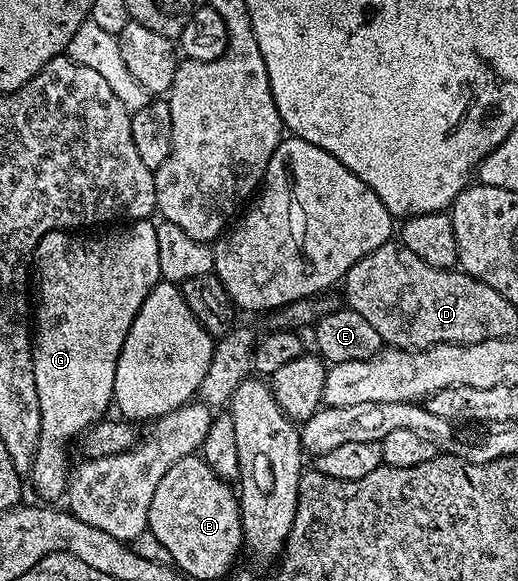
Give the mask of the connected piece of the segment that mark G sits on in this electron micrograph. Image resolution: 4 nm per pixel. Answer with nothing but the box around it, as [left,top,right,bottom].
[31,220,162,503]

